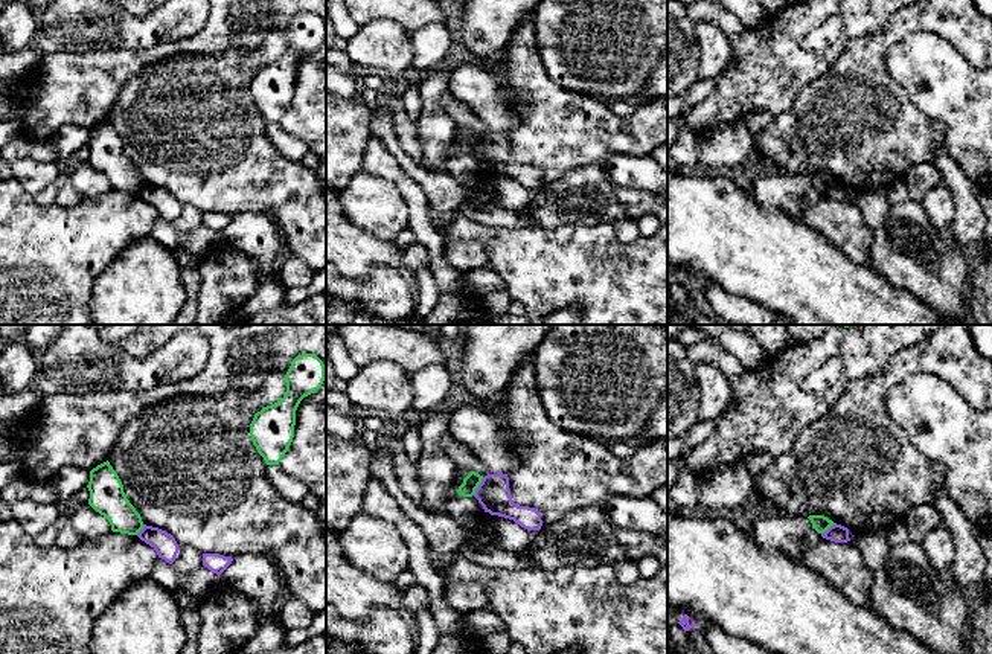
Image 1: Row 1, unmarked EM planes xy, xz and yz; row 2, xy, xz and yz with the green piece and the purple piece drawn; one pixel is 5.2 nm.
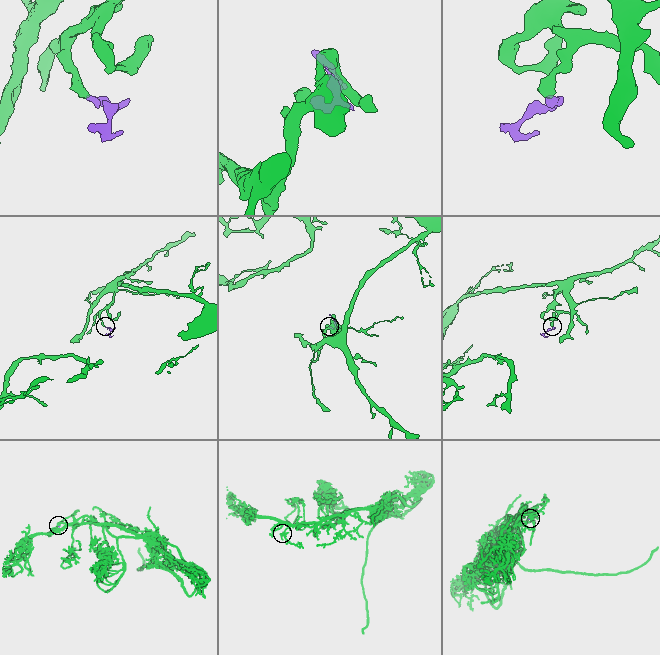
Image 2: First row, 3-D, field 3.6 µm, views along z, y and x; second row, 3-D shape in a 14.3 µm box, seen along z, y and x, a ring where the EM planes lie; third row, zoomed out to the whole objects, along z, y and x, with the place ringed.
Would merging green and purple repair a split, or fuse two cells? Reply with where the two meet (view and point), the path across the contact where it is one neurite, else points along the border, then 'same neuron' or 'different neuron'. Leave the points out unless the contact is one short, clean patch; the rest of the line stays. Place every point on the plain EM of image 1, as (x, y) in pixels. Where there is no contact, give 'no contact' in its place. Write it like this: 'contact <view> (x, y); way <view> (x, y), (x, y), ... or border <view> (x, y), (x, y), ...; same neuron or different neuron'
contact xz (477, 145); border xz (483, 136), (473, 153); different neuron

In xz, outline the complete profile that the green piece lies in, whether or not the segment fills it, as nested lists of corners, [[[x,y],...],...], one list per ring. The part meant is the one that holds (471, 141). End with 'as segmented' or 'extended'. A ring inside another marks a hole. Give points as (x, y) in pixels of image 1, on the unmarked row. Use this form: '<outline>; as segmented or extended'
[[[471,130],[465,137],[463,142],[459,145],[457,151],[463,155],[472,155],[475,152],[475,148],[482,142],[483,134],[480,134],[475,130]]]; as segmented

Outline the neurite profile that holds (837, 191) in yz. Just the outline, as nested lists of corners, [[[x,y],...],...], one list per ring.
[[[837,181],[830,184],[826,191],[823,191],[821,195],[835,201],[850,200],[849,188]]]

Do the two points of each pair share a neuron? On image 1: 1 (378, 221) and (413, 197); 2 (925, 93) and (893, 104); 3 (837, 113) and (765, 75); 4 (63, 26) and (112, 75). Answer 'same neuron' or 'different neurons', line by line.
1: different neurons
2: different neurons
3: different neurons
4: different neurons

